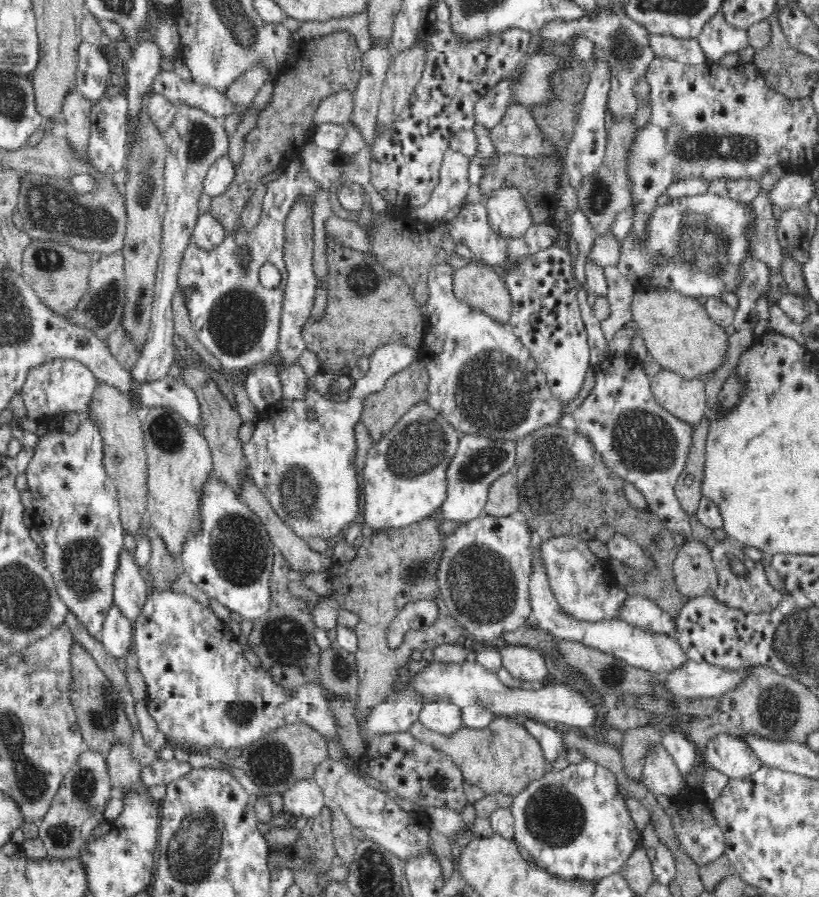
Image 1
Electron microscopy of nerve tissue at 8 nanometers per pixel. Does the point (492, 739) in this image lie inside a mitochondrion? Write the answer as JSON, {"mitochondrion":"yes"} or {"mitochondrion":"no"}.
{"mitochondrion":"yes"}

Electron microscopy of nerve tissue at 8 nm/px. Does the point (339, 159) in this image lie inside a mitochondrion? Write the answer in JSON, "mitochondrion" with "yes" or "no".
{"mitochondrion":"no"}

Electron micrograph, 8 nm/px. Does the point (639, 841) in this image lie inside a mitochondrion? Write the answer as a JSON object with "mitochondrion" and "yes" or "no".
{"mitochondrion":"no"}

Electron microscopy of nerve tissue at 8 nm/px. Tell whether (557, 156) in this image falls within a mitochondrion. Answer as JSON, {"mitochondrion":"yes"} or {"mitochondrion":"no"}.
{"mitochondrion":"no"}

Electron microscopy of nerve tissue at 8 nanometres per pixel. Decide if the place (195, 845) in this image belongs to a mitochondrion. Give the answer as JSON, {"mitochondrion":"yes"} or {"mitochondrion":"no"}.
{"mitochondrion":"yes"}

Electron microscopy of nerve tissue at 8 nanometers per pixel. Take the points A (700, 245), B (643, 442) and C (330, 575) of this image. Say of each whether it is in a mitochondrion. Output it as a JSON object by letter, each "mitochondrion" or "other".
{"A":"mitochondrion","B":"mitochondrion","C":"other"}

